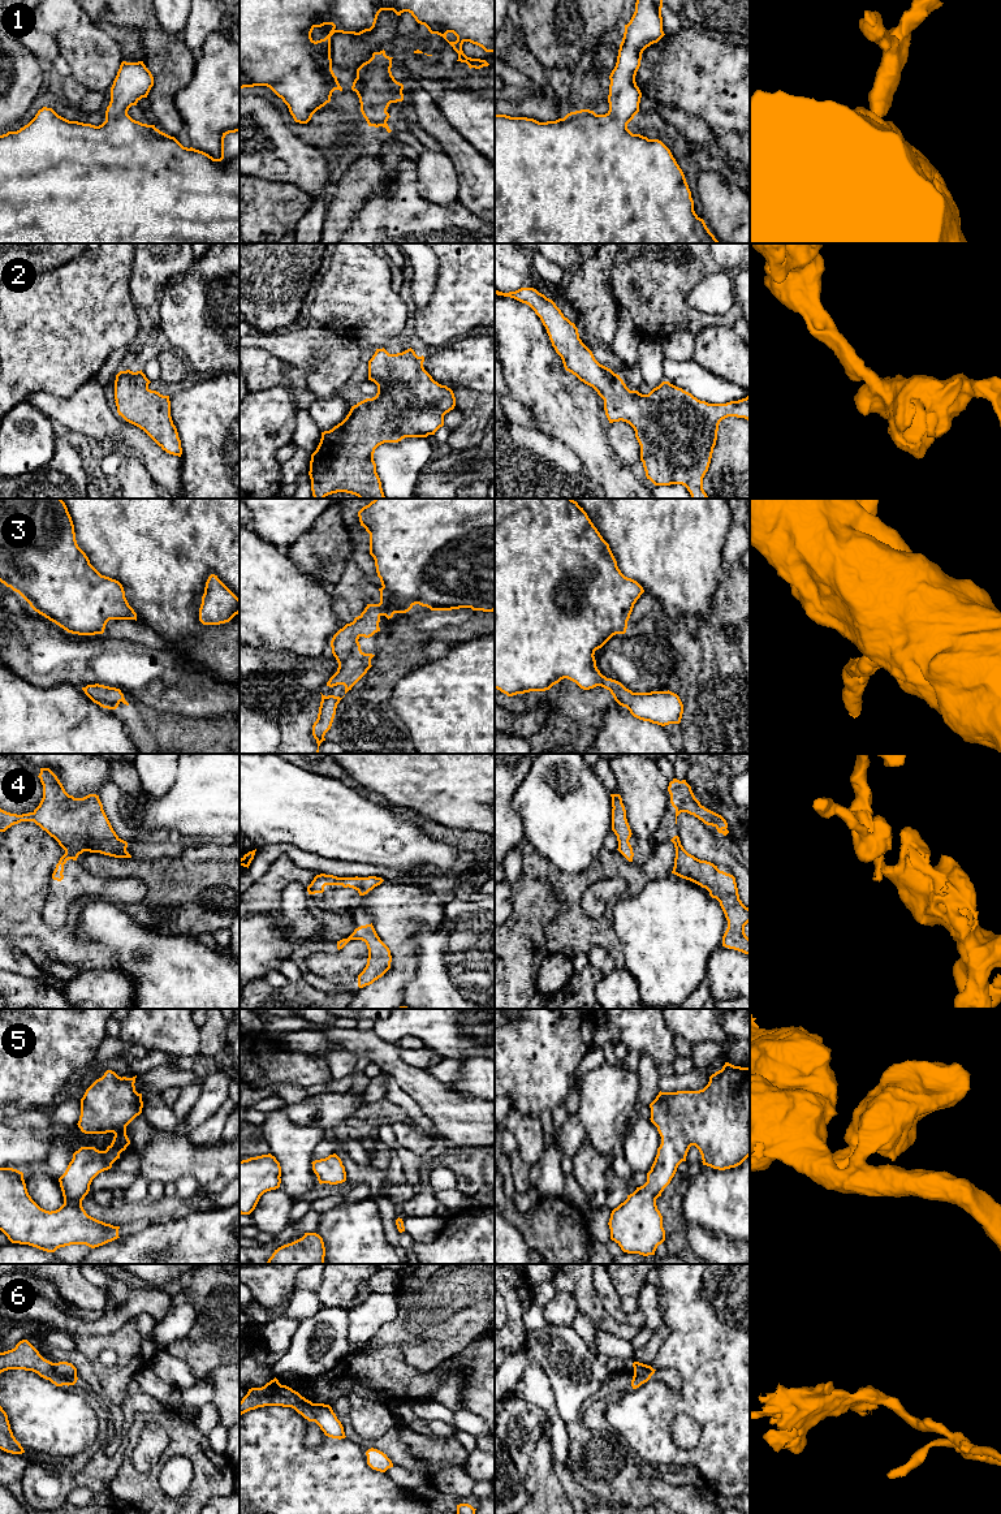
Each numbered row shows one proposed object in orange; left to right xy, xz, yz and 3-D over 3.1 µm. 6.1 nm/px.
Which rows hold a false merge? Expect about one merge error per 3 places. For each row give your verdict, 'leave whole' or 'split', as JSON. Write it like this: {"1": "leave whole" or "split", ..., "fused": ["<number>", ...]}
{"1": "leave whole", "2": "leave whole", "3": "leave whole", "4": "leave whole", "5": "leave whole", "6": "split", "fused": ["6"]}

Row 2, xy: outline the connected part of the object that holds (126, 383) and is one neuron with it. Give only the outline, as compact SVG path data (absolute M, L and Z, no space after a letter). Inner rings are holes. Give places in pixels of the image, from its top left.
M120 371L115 380L117 413L143 430L163 450L181 457L181 440L171 417L169 396L151 391L141 371Z

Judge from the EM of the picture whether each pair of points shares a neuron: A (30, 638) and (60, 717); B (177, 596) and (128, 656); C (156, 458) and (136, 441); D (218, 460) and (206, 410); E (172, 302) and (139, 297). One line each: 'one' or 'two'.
A: two
B: two
C: one
D: one
E: two

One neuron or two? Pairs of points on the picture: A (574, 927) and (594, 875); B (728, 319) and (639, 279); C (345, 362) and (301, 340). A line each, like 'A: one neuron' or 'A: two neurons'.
A: one neuron
B: one neuron
C: one neuron

